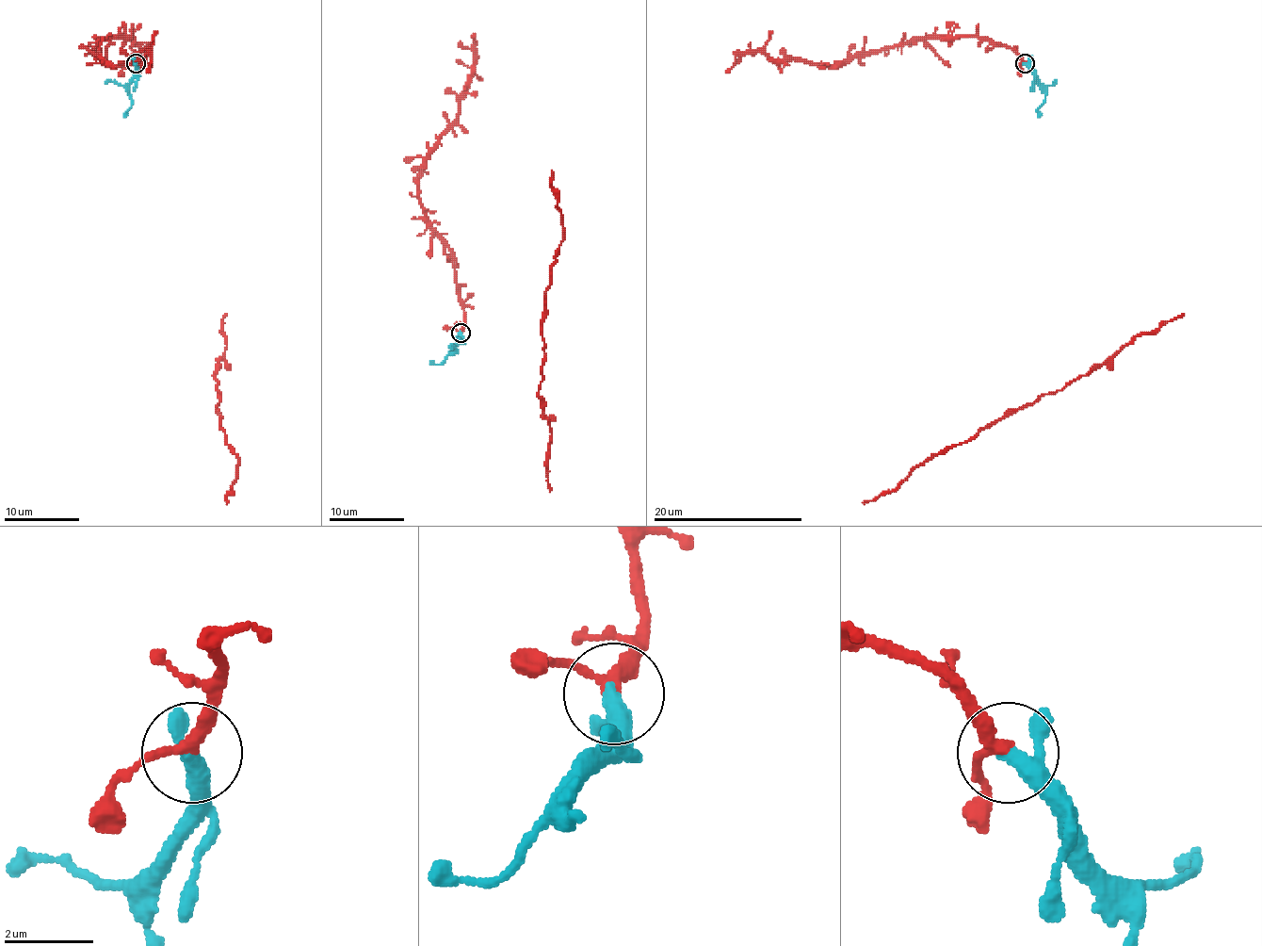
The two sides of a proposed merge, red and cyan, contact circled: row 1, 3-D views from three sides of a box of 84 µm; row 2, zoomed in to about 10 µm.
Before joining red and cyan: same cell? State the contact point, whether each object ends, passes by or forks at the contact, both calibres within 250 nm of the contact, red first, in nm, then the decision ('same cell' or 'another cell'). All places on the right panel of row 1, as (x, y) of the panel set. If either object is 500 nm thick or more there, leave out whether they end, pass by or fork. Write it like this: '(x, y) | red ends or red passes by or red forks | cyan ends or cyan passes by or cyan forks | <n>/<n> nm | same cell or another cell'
(1025, 63) | red passes by | cyan passes by | 260/320 nm | same cell

